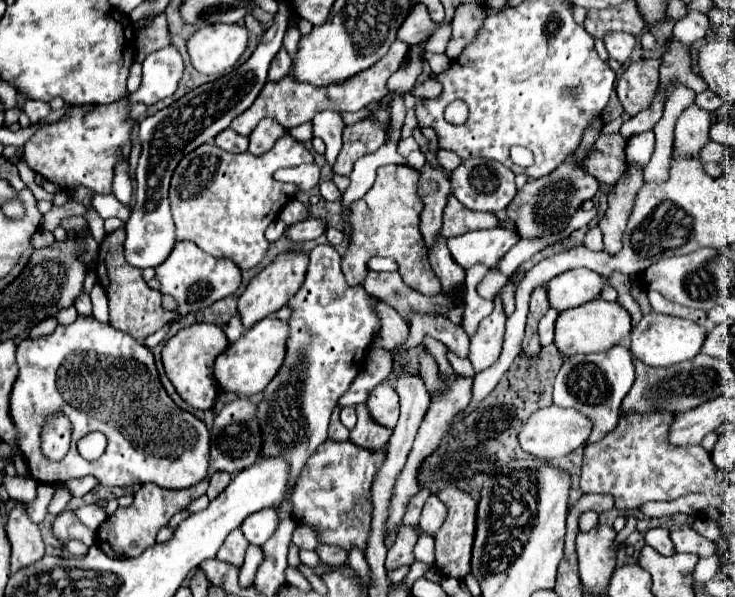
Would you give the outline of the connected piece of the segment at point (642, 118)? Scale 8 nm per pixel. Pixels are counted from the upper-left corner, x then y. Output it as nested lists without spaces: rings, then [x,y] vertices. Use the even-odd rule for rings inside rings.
[[[656,95],[654,97],[654,101],[652,101],[652,109],[648,109],[648,111],[642,111],[642,113],[638,113],[638,115],[634,115],[632,119],[628,119],[626,123],[622,123],[622,127],[620,127],[620,133],[624,135],[624,139],[630,139],[632,135],[636,135],[636,133],[642,133],[642,131],[648,131],[648,129],[654,129],[654,125],[658,123],[658,119],[662,117],[662,105],[660,105],[660,97]]]

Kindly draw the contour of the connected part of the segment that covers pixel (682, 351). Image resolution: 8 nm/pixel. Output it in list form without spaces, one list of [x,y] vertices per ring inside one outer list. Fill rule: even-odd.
[[[648,313],[640,319],[640,323],[630,333],[630,353],[640,359],[642,363],[650,367],[670,367],[680,361],[688,361],[700,353],[700,347],[706,339],[708,329],[702,325],[696,325],[694,321],[660,315],[660,313]]]

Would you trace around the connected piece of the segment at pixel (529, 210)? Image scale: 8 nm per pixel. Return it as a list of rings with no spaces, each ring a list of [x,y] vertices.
[[[602,115],[596,117],[588,125],[588,131],[584,131],[584,141],[580,141],[578,151],[574,151],[572,157],[564,159],[564,163],[560,163],[560,167],[556,167],[556,171],[552,171],[552,175],[544,175],[544,177],[528,181],[518,191],[514,201],[506,207],[506,215],[514,221],[520,239],[540,239],[540,237],[546,237],[546,235],[560,233],[568,225],[570,217],[580,209],[580,205],[586,199],[592,199],[598,193],[600,183],[598,183],[596,177],[592,177],[582,167],[582,159],[584,159],[584,155],[588,155],[592,151],[598,135],[602,133],[604,123],[606,121],[604,121]]]

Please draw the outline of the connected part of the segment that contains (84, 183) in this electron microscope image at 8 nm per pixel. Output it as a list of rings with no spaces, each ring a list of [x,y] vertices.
[[[128,97],[118,99],[112,105],[76,105],[66,111],[62,119],[56,123],[40,127],[28,141],[26,141],[26,161],[36,163],[30,165],[35,173],[40,173],[44,179],[56,183],[60,189],[70,191],[76,187],[86,187],[94,193],[112,193],[112,179],[114,179],[114,167],[116,163],[128,161],[130,151],[132,151],[132,127],[134,119],[130,117],[130,107],[128,107]]]

